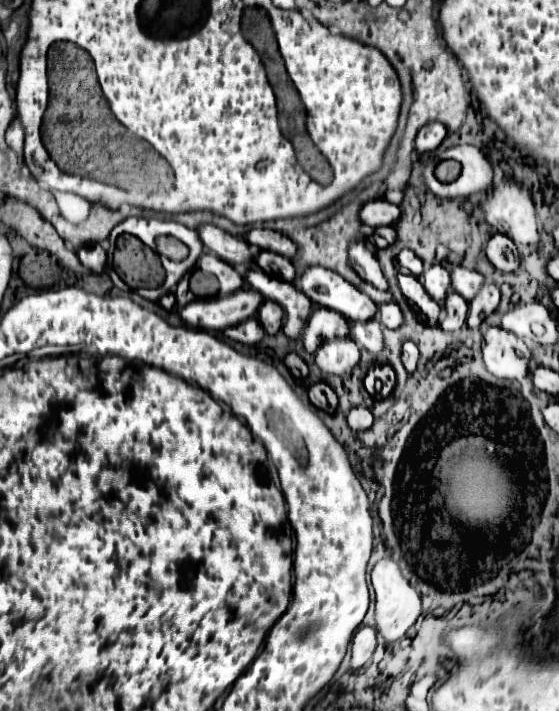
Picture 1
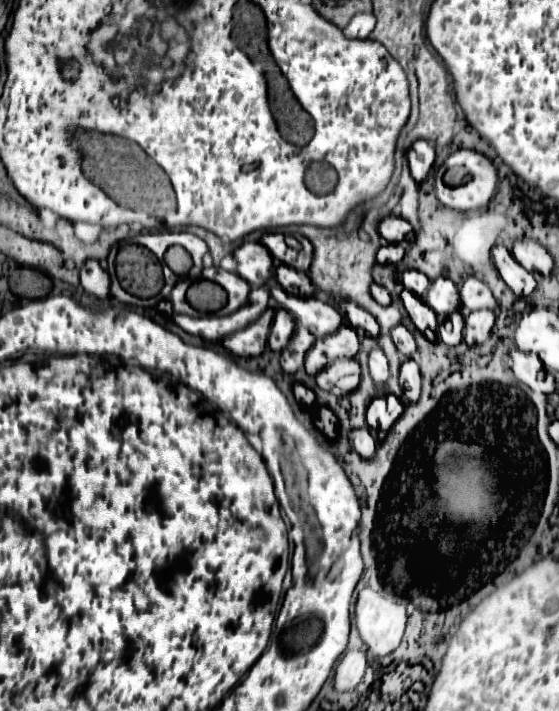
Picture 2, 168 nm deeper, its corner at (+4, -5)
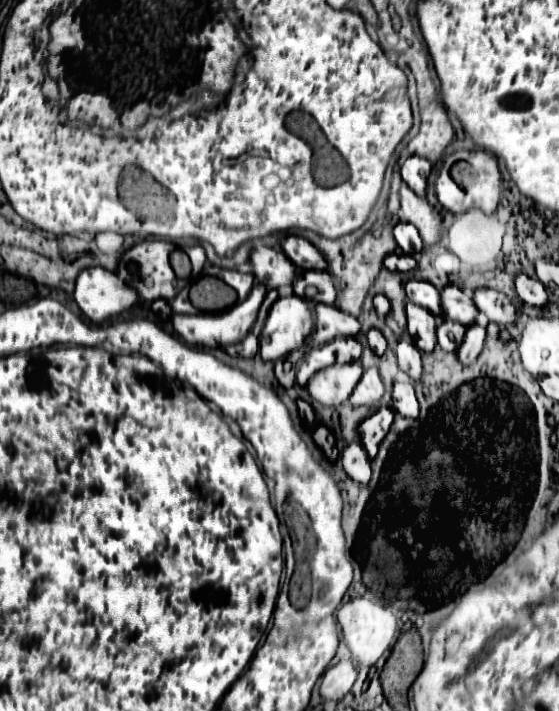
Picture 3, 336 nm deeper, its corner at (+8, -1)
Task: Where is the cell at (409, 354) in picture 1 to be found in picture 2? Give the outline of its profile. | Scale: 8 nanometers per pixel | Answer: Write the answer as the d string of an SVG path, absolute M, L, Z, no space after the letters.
M406 359L400 367L400 387L410 405L416 405L420 399L420 369L414 359Z

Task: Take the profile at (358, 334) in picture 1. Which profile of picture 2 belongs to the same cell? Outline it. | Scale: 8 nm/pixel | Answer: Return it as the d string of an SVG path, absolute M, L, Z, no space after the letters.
M374 349L370 353L370 359L368 359L368 365L370 365L370 375L372 375L372 381L374 385L386 385L390 373L388 373L388 359L386 355L382 353L382 349Z

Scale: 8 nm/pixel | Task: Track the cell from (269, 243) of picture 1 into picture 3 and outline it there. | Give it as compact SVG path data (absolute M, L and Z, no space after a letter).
M288 235L280 243L284 255L298 265L298 269L326 269L324 257L318 253L318 249L304 237L298 235Z

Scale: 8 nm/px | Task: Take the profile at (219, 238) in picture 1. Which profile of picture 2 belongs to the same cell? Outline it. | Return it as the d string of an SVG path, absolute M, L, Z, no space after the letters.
M244 243L236 253L238 275L244 277L250 285L262 287L274 277L274 257L262 243Z

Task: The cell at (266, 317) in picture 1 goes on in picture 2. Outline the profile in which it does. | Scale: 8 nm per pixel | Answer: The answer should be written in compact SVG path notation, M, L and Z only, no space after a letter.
M278 309L276 317L272 321L272 329L270 329L270 337L268 337L268 347L272 351L282 351L292 335L296 331L296 321L292 319L292 315L288 315L286 309Z

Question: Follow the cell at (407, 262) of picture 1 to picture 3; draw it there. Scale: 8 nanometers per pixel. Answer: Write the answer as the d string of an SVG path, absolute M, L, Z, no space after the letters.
M412 279L412 281L408 281L404 285L404 289L406 289L406 295L408 295L408 299L412 303L428 309L434 315L440 313L440 293L438 293L438 289L432 283Z

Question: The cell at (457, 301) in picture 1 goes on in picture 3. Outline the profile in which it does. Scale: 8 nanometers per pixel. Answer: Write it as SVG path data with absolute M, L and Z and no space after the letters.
M444 319L438 329L438 345L444 349L444 351L456 351L464 339L464 333L466 333L466 327L452 321L452 319Z

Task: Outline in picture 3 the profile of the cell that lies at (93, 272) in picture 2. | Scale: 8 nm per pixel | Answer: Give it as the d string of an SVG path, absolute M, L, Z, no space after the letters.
M88 267L78 275L74 299L82 313L96 323L120 315L138 303L136 291L126 287L116 273L104 267Z

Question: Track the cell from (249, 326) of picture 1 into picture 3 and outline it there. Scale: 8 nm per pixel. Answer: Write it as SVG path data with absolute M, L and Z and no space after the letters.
M264 313L258 317L258 321L250 329L250 333L240 343L226 347L226 351L234 357L254 357L258 353L258 339L260 339L262 327L264 327Z

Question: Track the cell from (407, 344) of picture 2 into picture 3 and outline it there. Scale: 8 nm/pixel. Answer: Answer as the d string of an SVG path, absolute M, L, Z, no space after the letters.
M406 339L398 341L396 347L396 355L398 355L398 365L412 377L412 379L420 379L422 373L422 361L420 361L420 351L414 343L408 343Z

